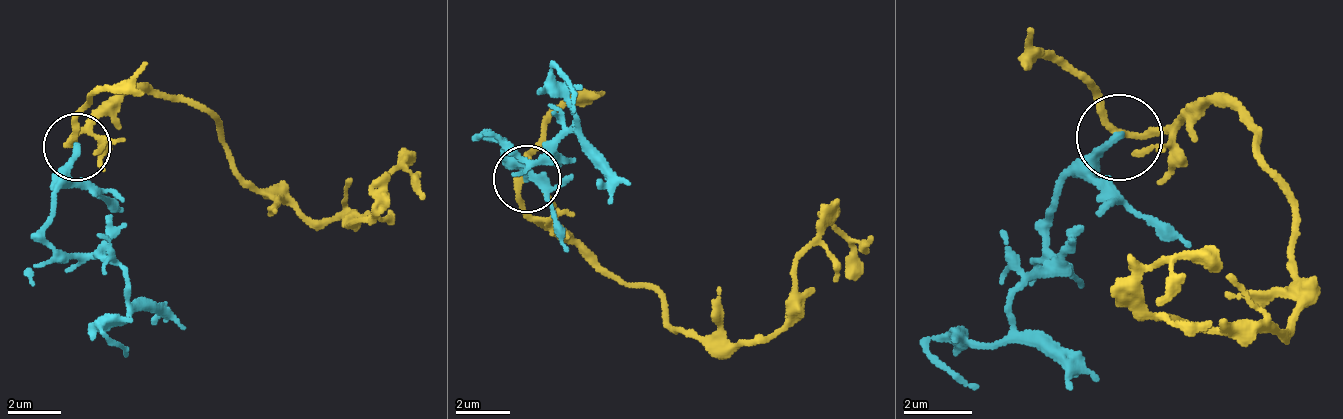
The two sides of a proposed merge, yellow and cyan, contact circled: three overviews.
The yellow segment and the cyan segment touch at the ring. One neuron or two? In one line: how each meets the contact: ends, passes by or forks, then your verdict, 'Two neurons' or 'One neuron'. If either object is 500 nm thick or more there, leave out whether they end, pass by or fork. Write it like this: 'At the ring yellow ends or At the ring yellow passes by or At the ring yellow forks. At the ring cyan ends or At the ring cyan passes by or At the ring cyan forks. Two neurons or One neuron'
At the ring yellow passes by. At the ring cyan ends. Two neurons

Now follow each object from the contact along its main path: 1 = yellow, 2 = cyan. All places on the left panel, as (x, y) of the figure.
1: (75, 149), (131, 94), (173, 94), (214, 117), (228, 160), (345, 229), (378, 210), (400, 164)
2: (75, 149), (53, 204), (46, 238), (86, 255), (125, 277), (125, 319), (103, 328), (124, 355)

